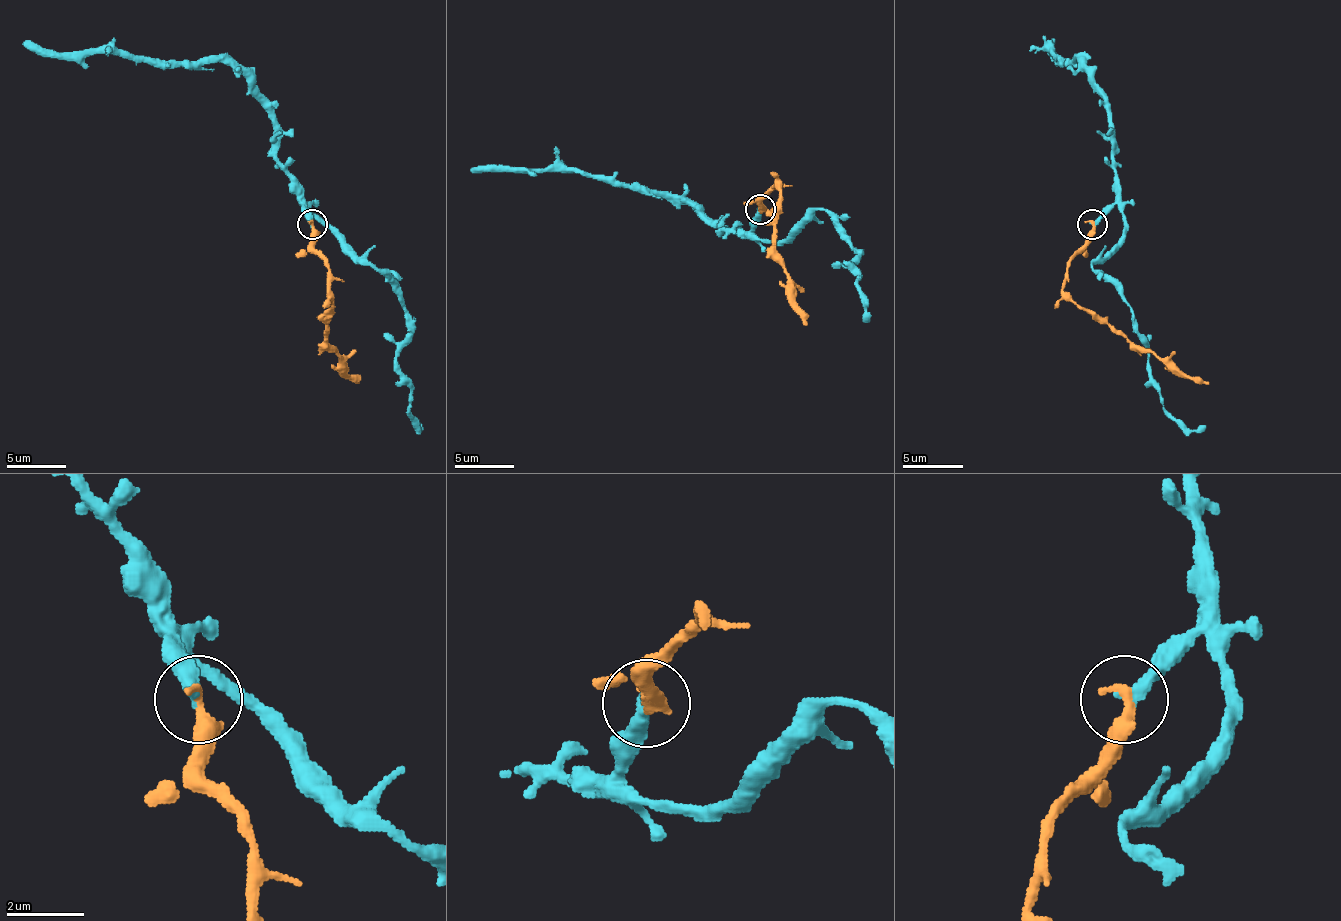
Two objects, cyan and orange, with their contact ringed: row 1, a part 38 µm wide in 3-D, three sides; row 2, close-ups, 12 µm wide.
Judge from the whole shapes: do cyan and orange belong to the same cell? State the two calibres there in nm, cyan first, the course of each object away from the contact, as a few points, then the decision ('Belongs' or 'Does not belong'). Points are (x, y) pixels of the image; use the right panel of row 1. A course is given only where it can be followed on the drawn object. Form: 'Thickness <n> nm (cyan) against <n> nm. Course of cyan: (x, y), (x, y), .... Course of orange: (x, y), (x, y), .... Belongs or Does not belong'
Thickness 340 nm (cyan) against 400 nm. Course of cyan: (1093, 225), (1114, 201), (1108, 95), (1078, 62), (1054, 53), (1051, 41). Course of orange: (1093, 225), (1084, 249), (1069, 264), (1063, 288), (1132, 343), (1159, 355), (1208, 385). Belongs

